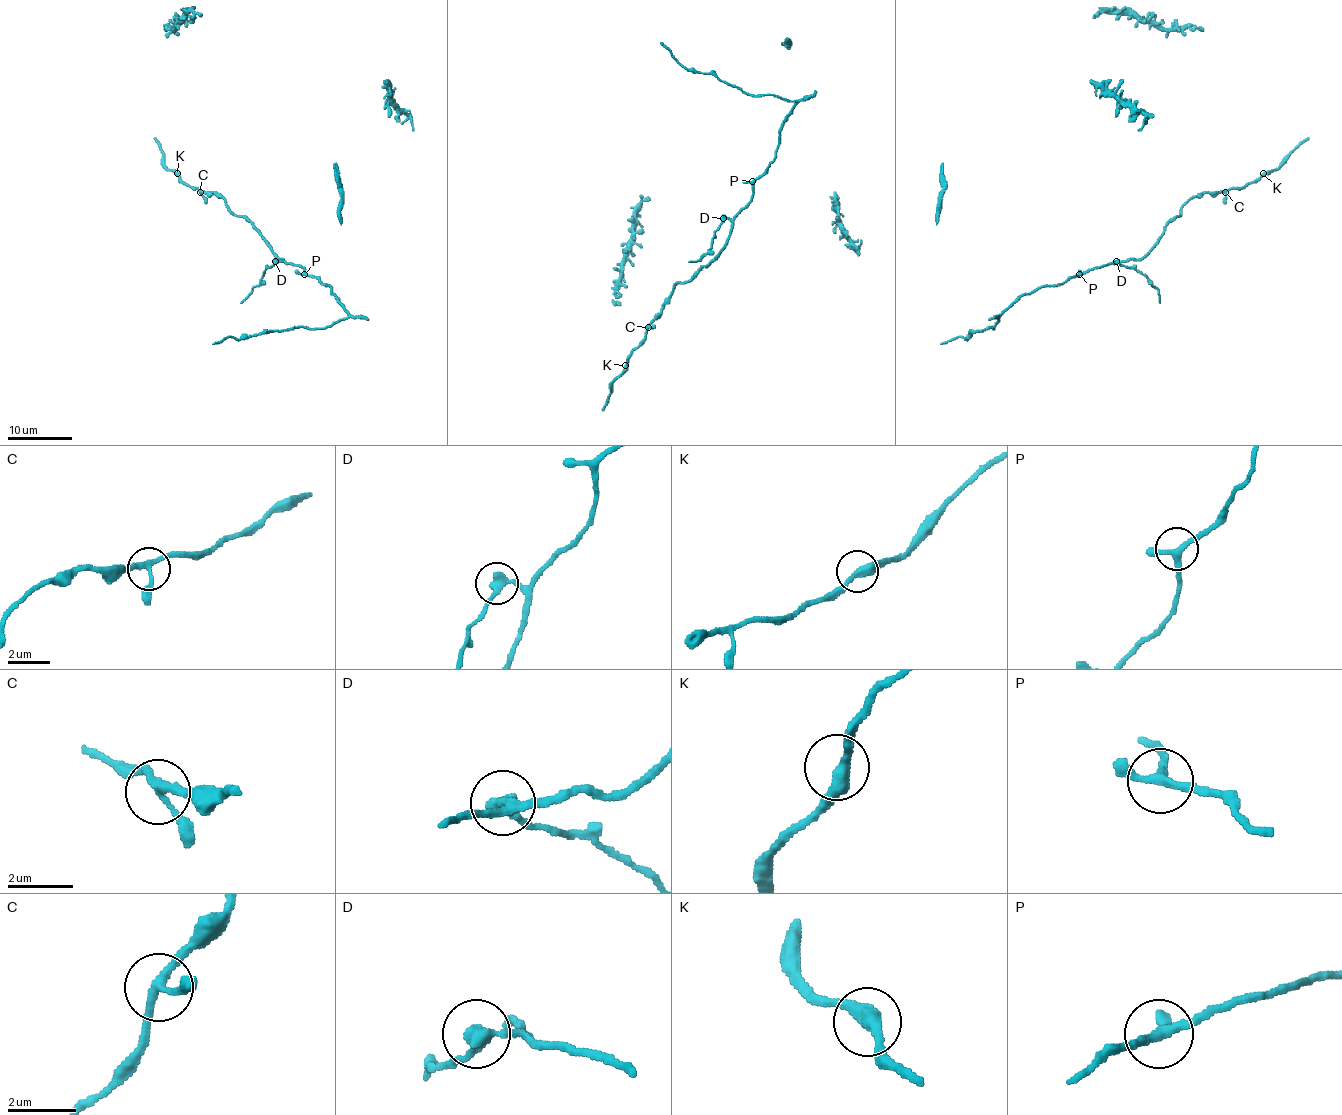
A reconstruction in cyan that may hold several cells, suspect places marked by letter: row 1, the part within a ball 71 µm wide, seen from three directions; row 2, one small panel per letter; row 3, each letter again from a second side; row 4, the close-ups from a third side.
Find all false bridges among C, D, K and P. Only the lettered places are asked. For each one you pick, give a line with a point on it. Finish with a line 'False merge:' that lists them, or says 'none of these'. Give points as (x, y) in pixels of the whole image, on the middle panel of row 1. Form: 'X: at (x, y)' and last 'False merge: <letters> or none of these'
D: at (723, 218)
False merge: D

